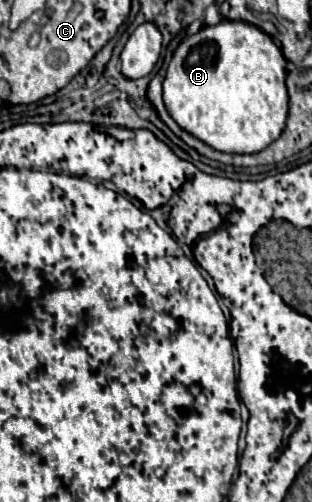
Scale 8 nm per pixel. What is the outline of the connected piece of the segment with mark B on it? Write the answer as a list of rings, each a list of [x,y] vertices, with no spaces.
[[[223,20],[215,26],[203,26],[199,32],[191,34],[189,38],[185,38],[173,52],[173,58],[167,66],[167,74],[163,80],[163,104],[169,112],[169,116],[189,134],[193,134],[195,138],[199,138],[201,142],[209,144],[213,150],[219,152],[229,152],[229,154],[253,154],[253,152],[261,152],[261,148],[267,148],[269,144],[273,144],[273,140],[277,140],[277,136],[281,136],[281,132],[285,130],[285,120],[289,114],[289,94],[287,94],[287,84],[285,84],[285,76],[287,76],[287,60],[281,54],[279,46],[271,40],[269,34],[265,34],[263,30],[259,30],[253,24],[241,22],[241,20]]]

